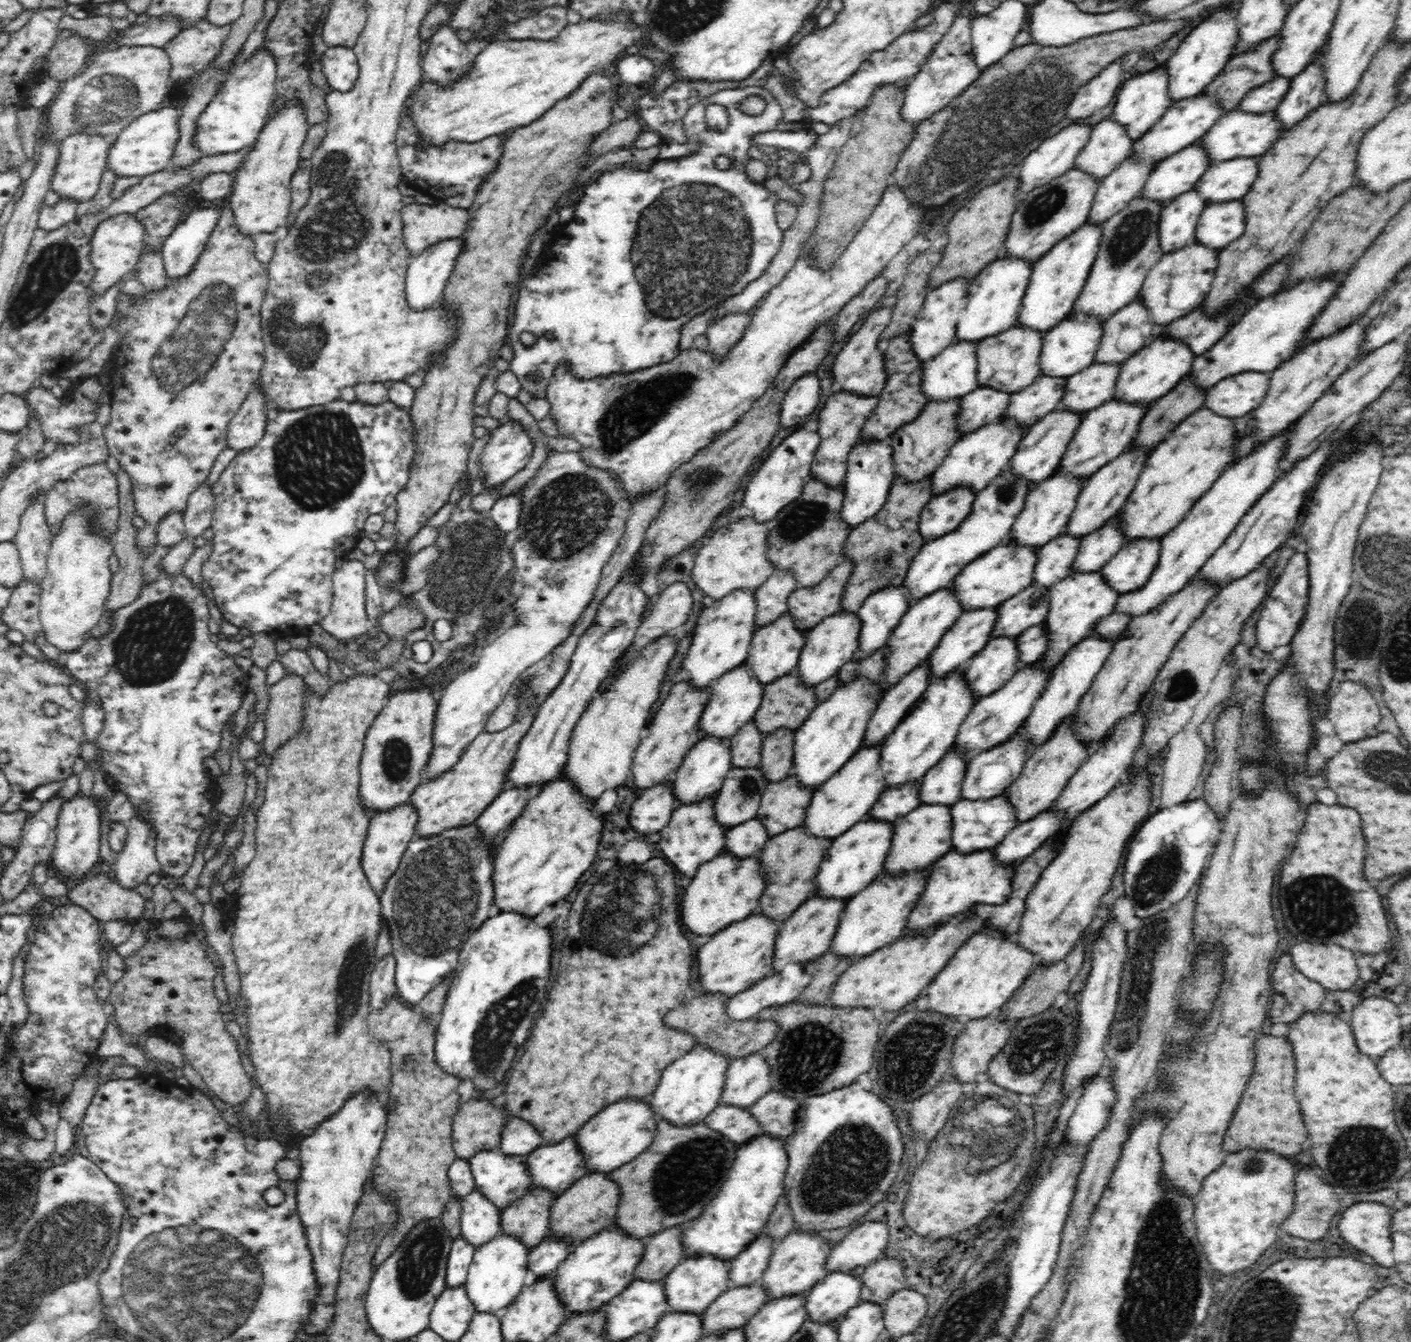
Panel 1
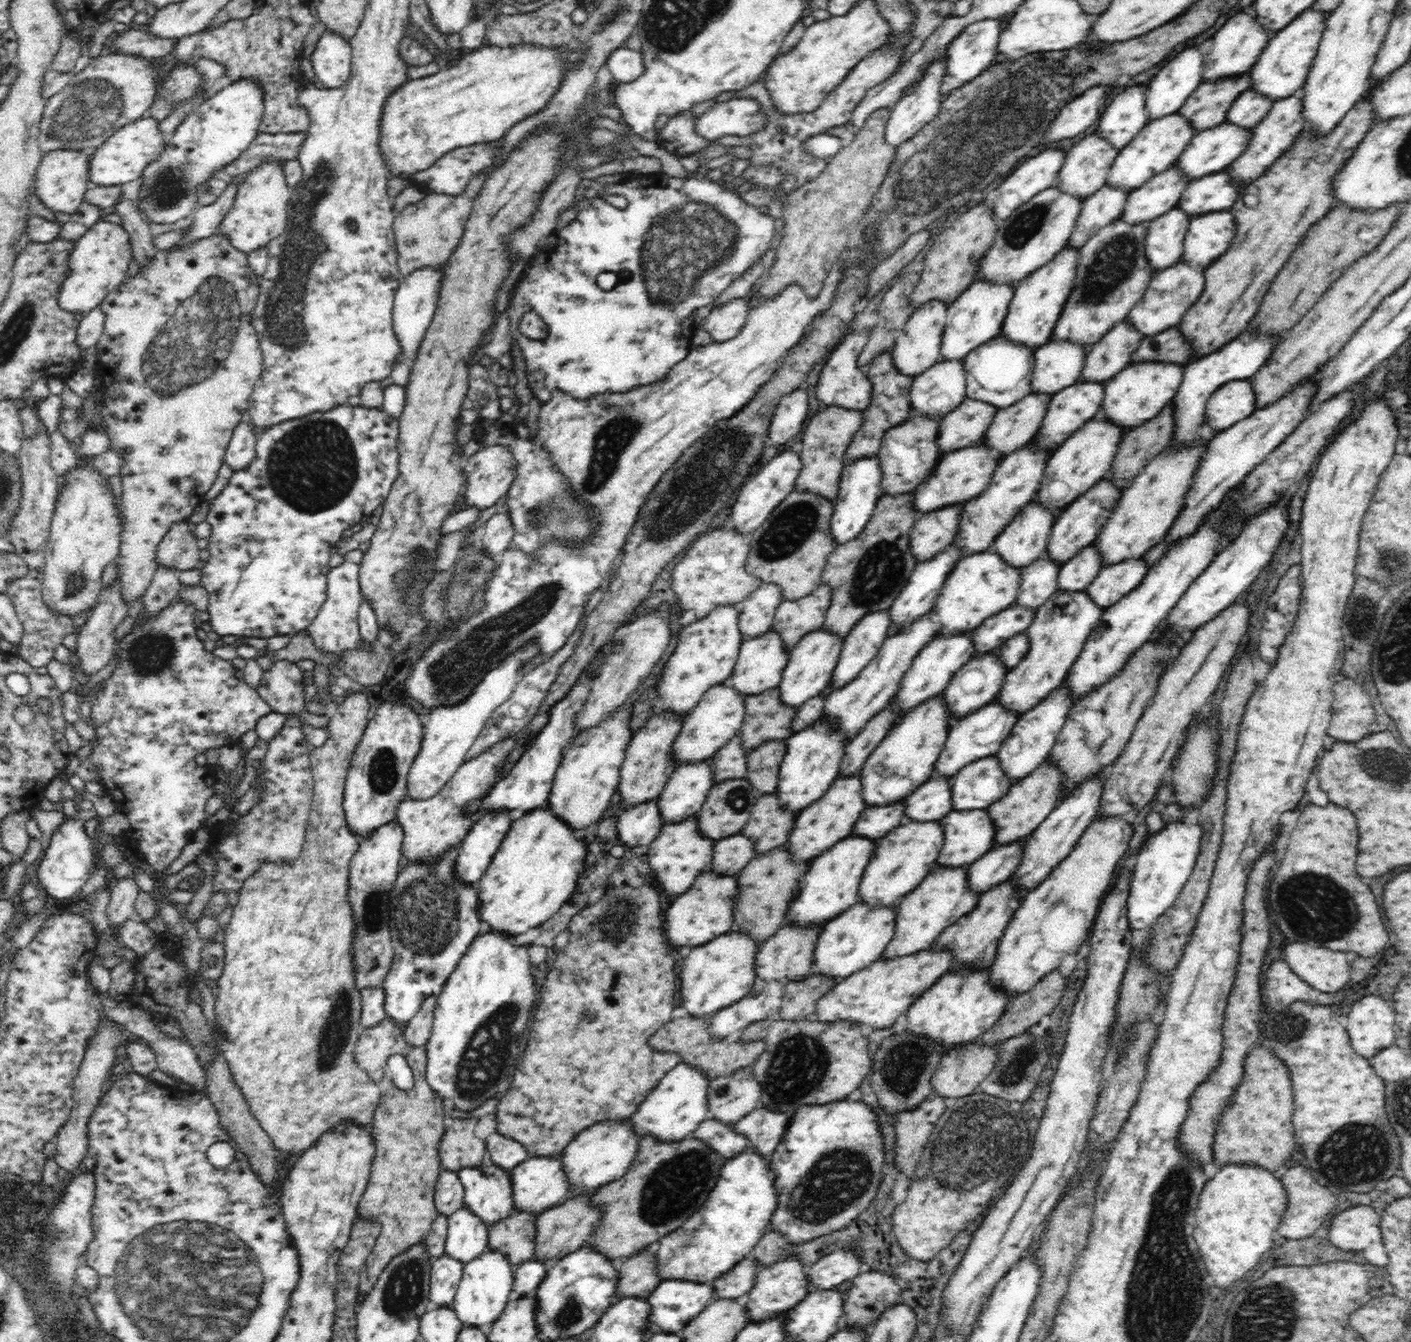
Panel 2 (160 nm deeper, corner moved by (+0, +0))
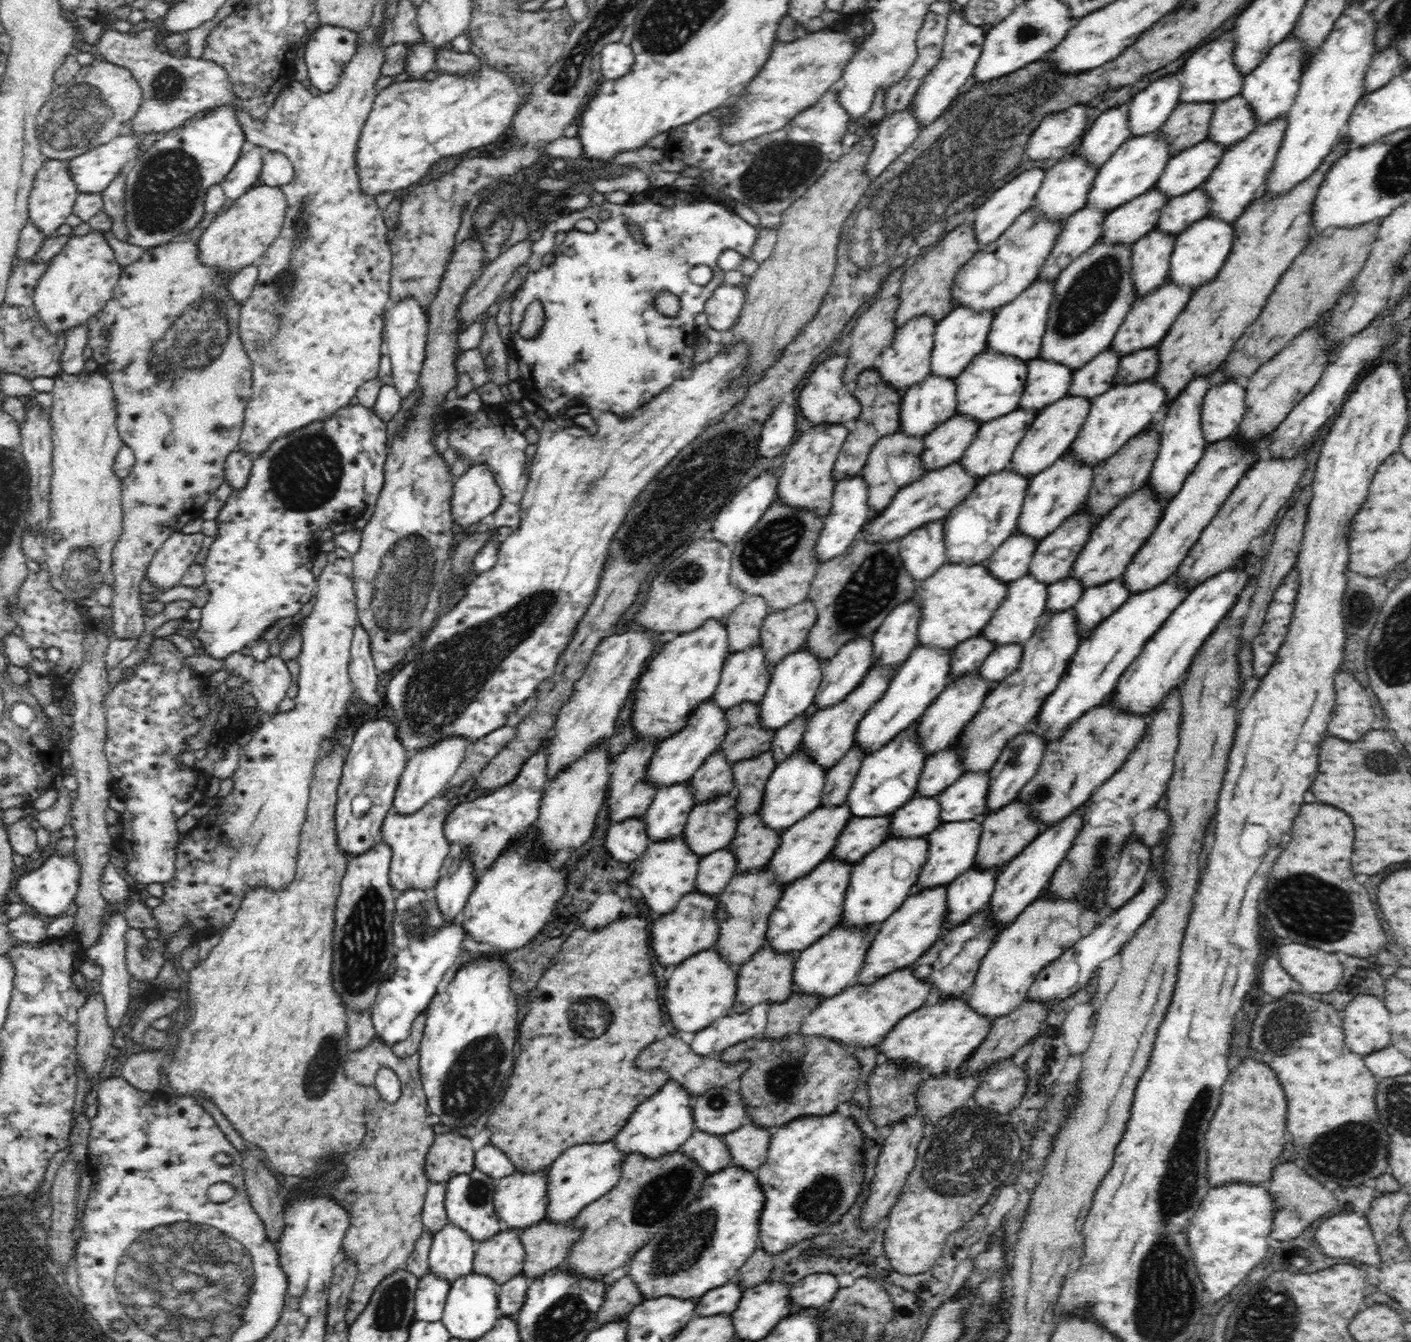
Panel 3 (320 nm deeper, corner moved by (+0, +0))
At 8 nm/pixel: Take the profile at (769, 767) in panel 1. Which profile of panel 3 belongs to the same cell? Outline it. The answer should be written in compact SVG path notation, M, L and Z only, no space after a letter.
M768 750L754 758L736 761L732 765L732 795L737 800L737 813L742 817L754 814L762 804L767 780L777 765L773 754L772 750Z

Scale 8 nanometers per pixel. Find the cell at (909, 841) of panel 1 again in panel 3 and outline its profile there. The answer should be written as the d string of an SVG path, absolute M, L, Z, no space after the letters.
M894 835L866 854L851 870L840 924L869 926L884 922L896 912L915 891L915 882L927 861L928 849L930 840L926 835L917 835L916 838L896 838Z

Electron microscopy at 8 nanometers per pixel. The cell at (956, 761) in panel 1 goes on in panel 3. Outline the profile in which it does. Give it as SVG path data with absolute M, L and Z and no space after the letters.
M914 796L891 814L889 837L916 838L929 835L941 824L936 796Z

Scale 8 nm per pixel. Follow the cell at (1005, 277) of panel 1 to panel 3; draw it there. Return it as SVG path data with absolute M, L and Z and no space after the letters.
M962 303L955 305L935 326L933 349L931 352L931 374L940 378L958 378L968 362L987 348L987 336L994 321L994 310L974 310Z

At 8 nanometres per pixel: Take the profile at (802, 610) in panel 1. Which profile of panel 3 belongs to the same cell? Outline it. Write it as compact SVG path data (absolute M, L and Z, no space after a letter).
M810 600L771 612L760 627L758 642L767 662L773 666L785 656L802 650L817 618L816 606Z

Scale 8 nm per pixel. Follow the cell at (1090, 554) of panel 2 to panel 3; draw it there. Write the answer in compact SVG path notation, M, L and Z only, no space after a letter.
M1069 575L1058 582L1048 586L1045 611L1068 611L1071 610L1080 600L1084 592L1079 580Z

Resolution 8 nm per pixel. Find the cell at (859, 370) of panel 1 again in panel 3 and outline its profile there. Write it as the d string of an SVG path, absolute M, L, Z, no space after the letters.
M842 354L836 358L830 357L830 360L826 359L812 371L808 383L800 392L797 404L800 406L802 418L810 425L850 422L858 418L861 411L859 399L855 397L854 391L852 394L844 392L846 388L844 388L843 372L846 365L846 354Z

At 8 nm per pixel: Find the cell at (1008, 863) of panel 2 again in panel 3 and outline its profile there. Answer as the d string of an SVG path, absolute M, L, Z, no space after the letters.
M972 867L964 874L960 874L956 880L951 881L947 886L947 909L943 918L942 933L954 926L964 924L966 920L970 920L978 910L982 910L984 906L990 902L991 894L994 892L995 882L1002 867L988 868L982 870L981 868Z

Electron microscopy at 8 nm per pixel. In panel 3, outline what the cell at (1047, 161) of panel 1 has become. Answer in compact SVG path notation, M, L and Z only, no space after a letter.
M1038 168L1028 170L1028 172L1020 174L1018 178L1014 178L1012 182L1002 184L986 199L986 202L974 210L972 214L973 226L975 226L975 237L979 238L980 244L986 246L986 244L994 242L998 236L1008 230L1013 222L1016 222L1016 218L1020 214L1033 206L1035 194L1038 192L1044 177L1044 170L1038 170Z

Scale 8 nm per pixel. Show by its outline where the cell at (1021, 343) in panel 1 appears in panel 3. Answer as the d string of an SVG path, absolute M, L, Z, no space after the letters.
M989 349L976 354L955 378L956 413L983 424L1016 410L1025 389L1027 370L1027 361L1011 354L997 354Z

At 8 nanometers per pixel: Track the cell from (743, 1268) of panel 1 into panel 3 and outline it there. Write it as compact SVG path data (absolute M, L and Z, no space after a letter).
M729 1281L718 1288L709 1290L697 1300L695 1314L700 1317L734 1312L744 1289L746 1288L738 1286L736 1282Z

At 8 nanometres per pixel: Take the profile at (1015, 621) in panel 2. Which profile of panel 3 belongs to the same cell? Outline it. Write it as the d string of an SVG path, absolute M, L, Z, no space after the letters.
M981 633L957 644L950 657L951 681L956 677L976 671L995 648L995 644Z

